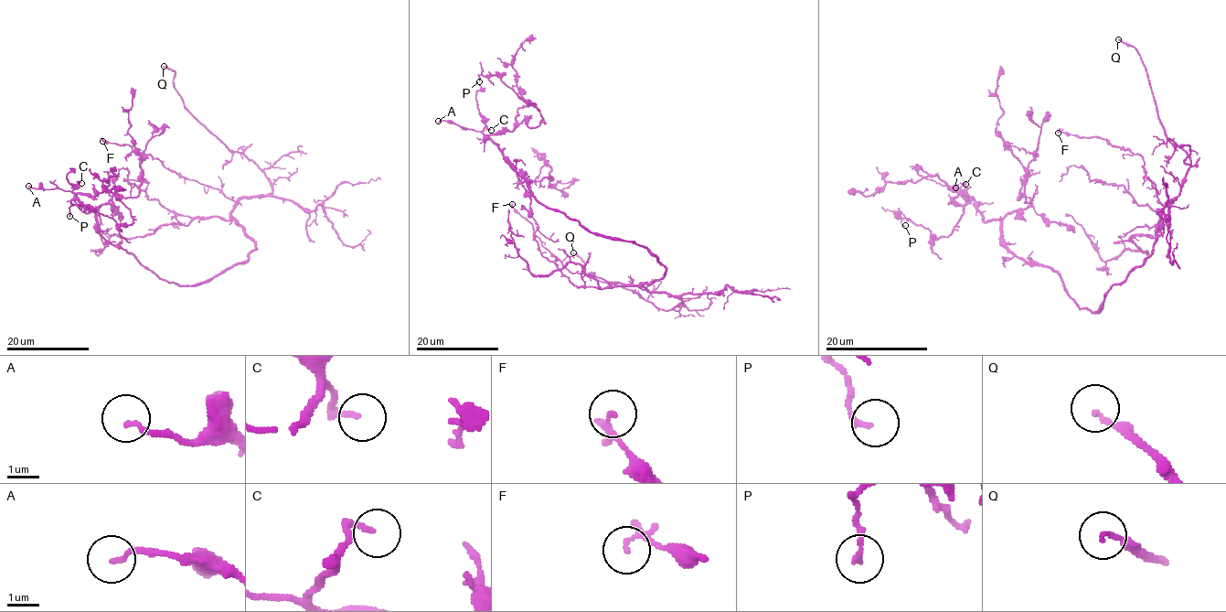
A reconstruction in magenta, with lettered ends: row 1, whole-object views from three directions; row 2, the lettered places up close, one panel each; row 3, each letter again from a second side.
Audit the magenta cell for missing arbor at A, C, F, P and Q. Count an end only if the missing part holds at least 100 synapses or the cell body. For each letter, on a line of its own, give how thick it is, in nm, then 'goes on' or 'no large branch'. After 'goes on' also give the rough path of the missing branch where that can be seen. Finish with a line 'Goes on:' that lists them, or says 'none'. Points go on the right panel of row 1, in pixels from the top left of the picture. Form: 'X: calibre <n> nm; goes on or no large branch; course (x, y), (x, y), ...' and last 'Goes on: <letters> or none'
A: calibre 140 nm; no large branch
C: calibre 160 nm; no large branch
F: calibre 130 nm; no large branch
P: calibre 160 nm; no large branch
Q: calibre 150 nm; goes on
Goes on: Q

